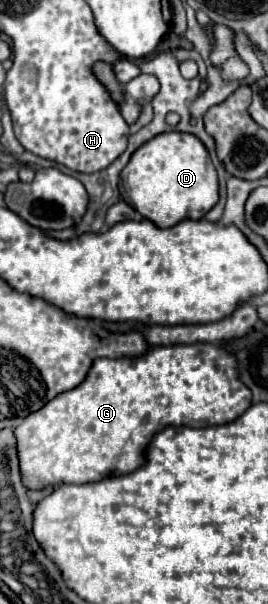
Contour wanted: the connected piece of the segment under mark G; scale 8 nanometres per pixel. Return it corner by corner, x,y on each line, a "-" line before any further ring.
196,342
174,346
148,346
146,356
96,358
88,376
76,388
58,394
40,410
26,416
16,428
22,480
28,488
44,484
86,484
106,476
128,474
144,462
148,438
166,426
206,428
240,418
252,404
250,388
238,378
238,360
222,344

